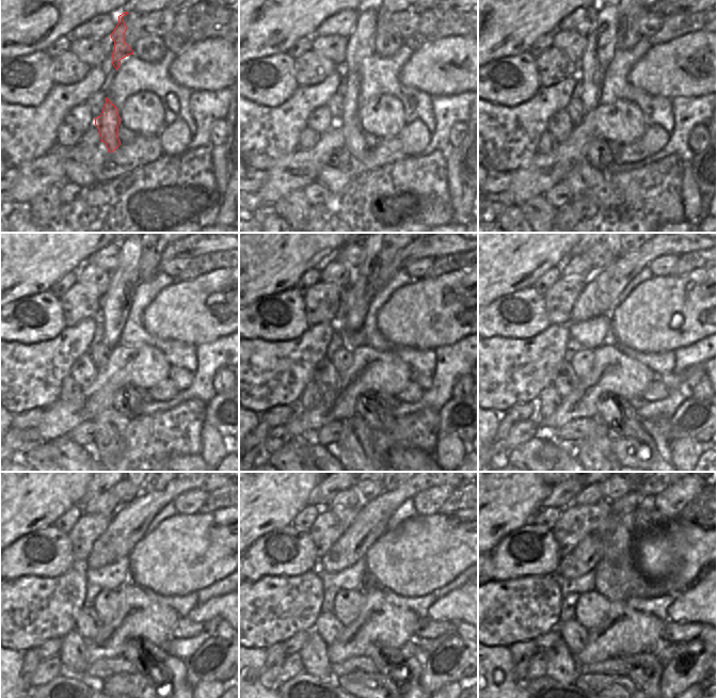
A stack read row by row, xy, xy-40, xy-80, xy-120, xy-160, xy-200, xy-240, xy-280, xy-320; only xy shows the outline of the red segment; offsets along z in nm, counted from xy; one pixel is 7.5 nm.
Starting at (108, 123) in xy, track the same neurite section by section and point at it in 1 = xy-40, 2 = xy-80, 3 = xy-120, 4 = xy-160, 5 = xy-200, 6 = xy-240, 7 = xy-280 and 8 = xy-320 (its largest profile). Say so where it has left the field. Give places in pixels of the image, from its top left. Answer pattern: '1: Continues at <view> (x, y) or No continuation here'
1: Continues at xy-40 (364, 33)
2: Continues at xy-80 (604, 32)
3: Continues at xy-120 (127, 273)
4: Continues at xy-160 (357, 297)
5: Continues at xy-200 (620, 417)
6: Continues at xy-240 (153, 661)
7: Continues at xy-280 (396, 663)
8: Continues at xy-320 (649, 681)

